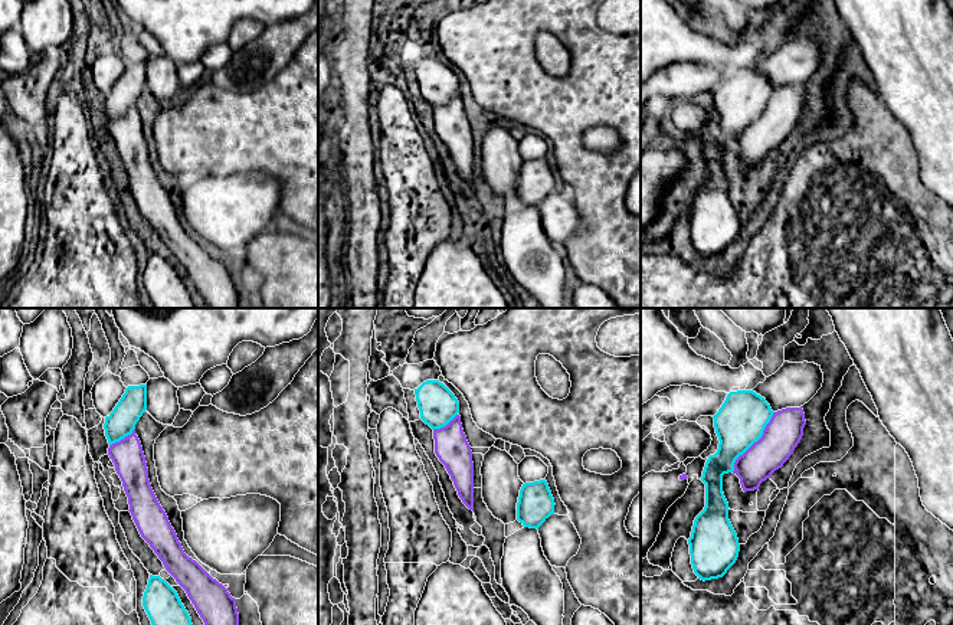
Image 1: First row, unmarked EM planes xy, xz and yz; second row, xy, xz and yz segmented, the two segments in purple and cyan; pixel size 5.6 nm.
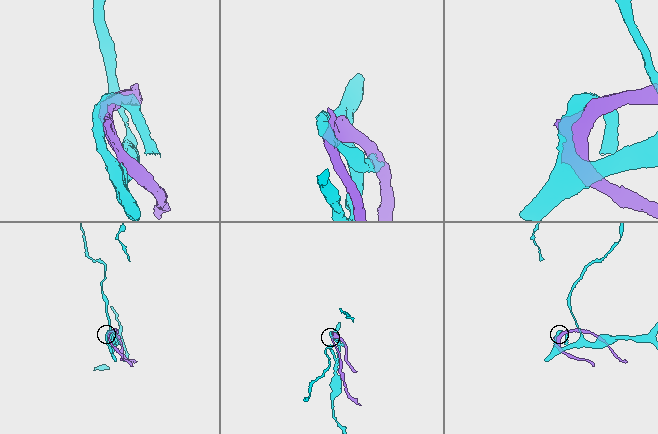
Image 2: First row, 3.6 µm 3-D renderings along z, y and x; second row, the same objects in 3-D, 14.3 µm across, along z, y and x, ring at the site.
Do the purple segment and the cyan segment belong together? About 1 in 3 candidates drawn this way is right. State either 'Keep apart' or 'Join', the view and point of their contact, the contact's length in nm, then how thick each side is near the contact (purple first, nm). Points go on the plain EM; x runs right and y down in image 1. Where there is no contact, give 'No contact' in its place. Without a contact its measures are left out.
Keep apart. Touches purple at yz (755, 120). Shared border 420 nm. Thickness 200 nm (purple) against 280 nm

